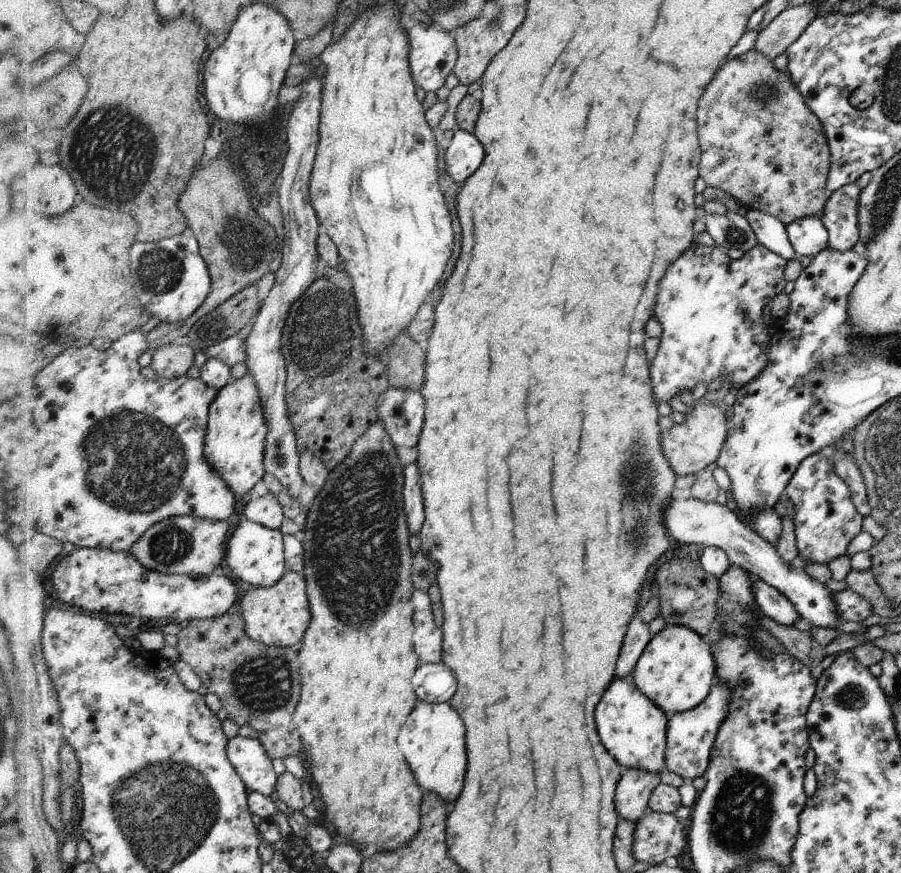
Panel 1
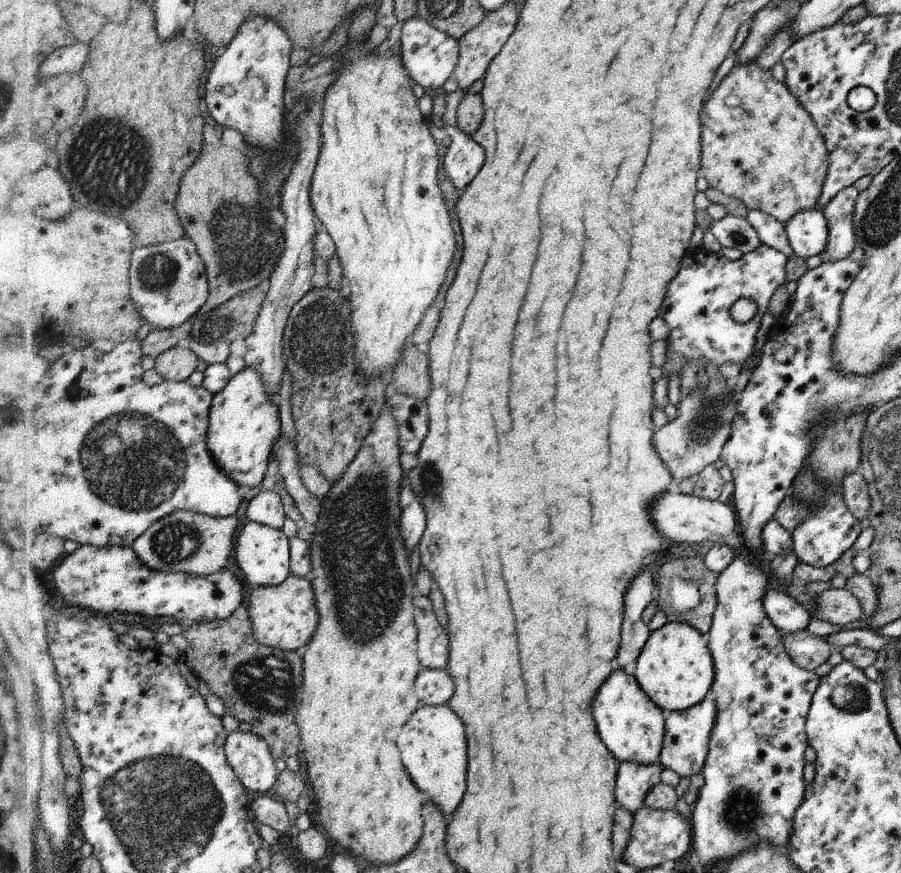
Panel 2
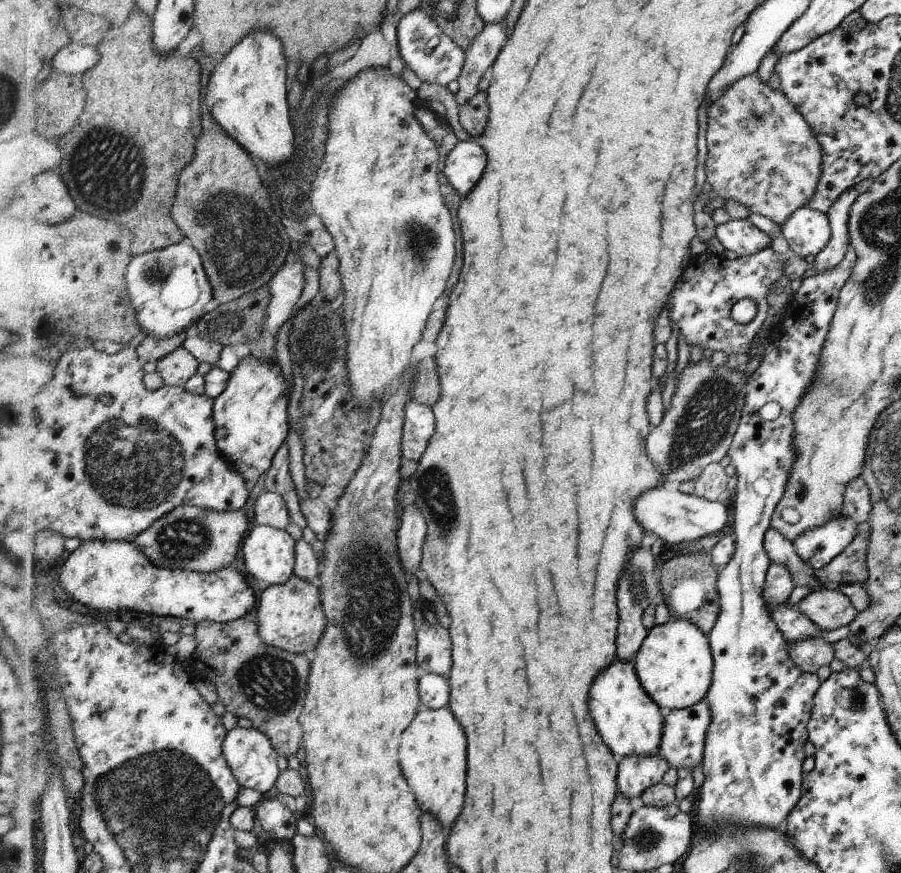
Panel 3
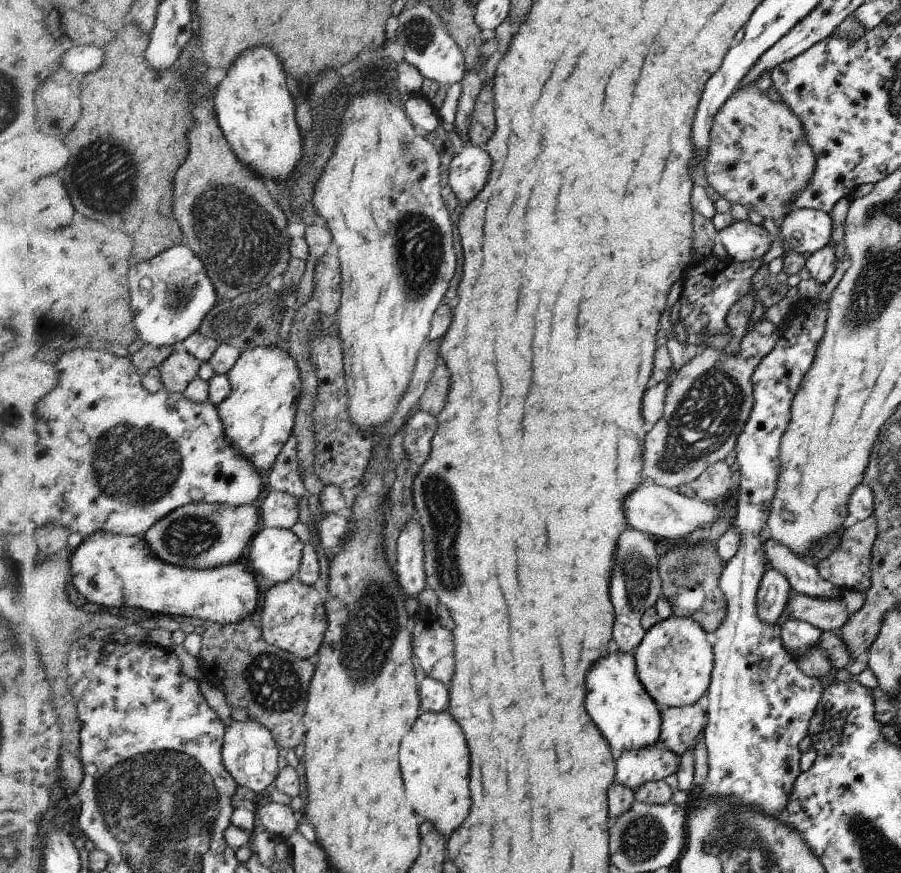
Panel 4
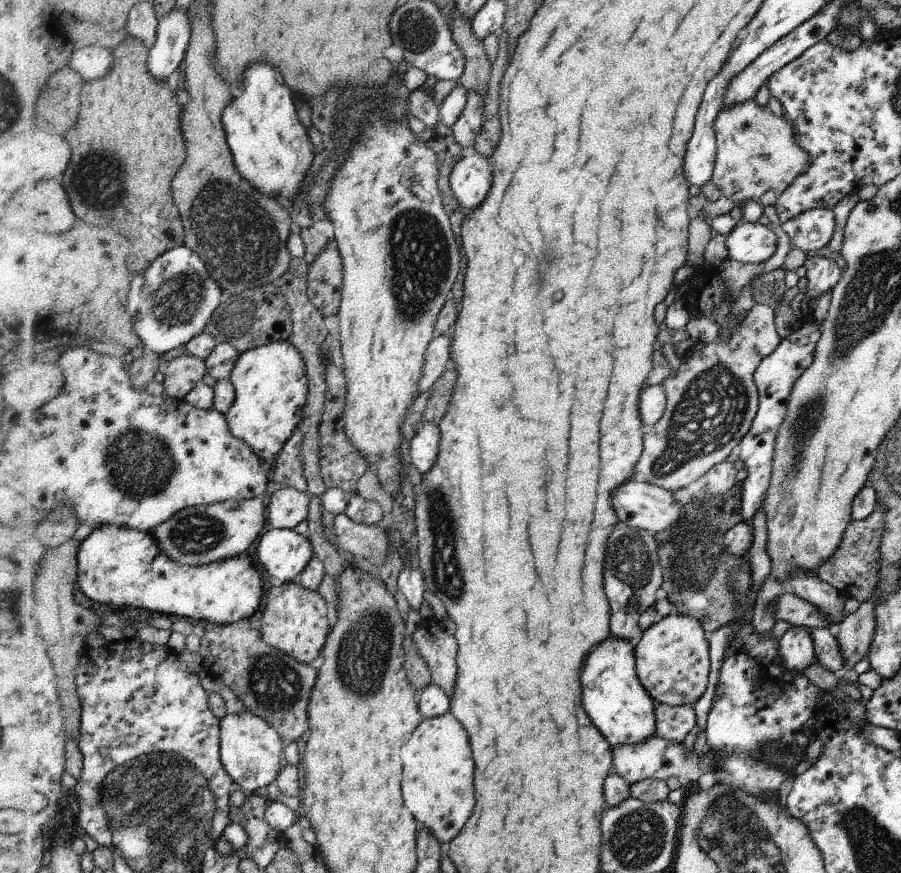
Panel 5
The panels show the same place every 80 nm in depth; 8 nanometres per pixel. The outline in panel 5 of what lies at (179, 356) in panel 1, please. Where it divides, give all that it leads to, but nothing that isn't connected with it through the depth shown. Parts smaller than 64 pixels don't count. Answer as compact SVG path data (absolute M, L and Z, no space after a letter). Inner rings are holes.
M186 354L165 366L164 371L166 394L184 400L208 376L209 366L205 359Z

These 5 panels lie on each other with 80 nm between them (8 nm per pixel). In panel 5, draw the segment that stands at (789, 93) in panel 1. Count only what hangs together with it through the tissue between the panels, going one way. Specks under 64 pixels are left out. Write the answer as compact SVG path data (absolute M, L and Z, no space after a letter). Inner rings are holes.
M755 99L722 109L713 124L716 137L717 153L714 163L712 182L723 192L723 195L733 200L736 205L746 201L757 200L763 207L776 205L781 194L789 188L796 178L802 176L809 168L812 159L796 142L796 131L786 117L775 116L770 109L758 106Z

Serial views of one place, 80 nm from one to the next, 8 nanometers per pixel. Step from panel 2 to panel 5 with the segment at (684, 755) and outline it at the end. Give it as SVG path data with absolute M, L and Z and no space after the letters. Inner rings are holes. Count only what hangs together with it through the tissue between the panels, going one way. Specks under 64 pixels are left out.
M658 705L656 734L659 737L682 743L693 728L696 728L694 706Z

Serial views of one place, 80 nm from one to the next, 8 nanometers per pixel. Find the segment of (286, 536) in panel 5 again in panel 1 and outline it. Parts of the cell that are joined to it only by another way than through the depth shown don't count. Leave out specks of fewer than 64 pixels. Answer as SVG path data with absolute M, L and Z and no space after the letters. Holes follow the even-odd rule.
M246 518L230 538L230 547L227 554L227 564L235 572L236 579L249 582L252 586L271 587L276 585L285 576L288 567L284 566L284 545L282 534L278 529L267 527L262 523Z

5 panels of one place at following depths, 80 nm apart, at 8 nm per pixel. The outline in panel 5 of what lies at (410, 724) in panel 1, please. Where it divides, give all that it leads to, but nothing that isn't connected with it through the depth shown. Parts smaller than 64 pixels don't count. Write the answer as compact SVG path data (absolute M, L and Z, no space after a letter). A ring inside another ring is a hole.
M447 712L439 717L424 718L402 752L404 804L418 814L418 822L434 830L434 838L446 844L458 836L474 810L474 760L468 734L462 724Z

